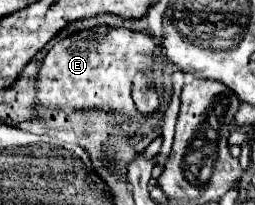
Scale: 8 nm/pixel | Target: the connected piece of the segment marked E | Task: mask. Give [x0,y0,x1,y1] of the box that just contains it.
[37,28,153,122]

